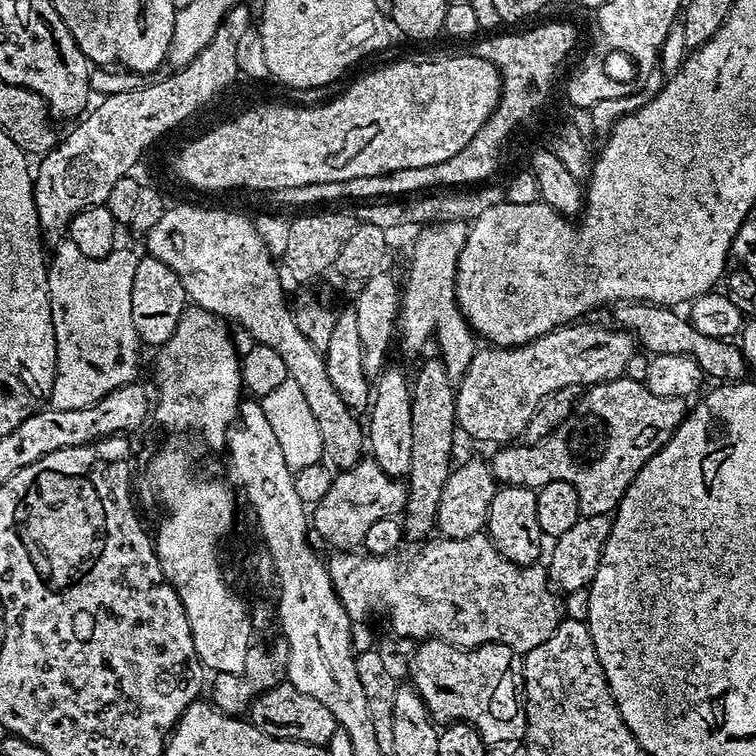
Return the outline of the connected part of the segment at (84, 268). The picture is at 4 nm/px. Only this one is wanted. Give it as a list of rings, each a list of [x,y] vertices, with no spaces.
[[[69,242],[57,243],[55,248],[56,253],[51,254],[48,264],[48,297],[56,335],[56,377],[52,383],[50,404],[58,410],[78,410],[137,379],[140,352],[136,349],[138,337],[130,314],[130,290],[134,286],[138,256],[121,246],[101,260],[84,256]]]

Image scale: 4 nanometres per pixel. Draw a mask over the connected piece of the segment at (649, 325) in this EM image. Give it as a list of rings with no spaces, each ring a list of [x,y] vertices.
[[[625,302],[619,305],[615,312],[617,324],[615,324],[615,327],[617,329],[625,328],[625,330],[620,330],[634,338],[635,343],[639,347],[641,344],[648,351],[648,354],[683,356],[691,361],[707,379],[709,376],[712,382],[736,382],[743,377],[740,375],[746,372],[746,365],[743,356],[740,355],[739,347],[736,347],[727,339],[712,338],[700,334],[691,327],[687,319],[676,320],[675,314],[672,313],[675,311],[671,307]]]

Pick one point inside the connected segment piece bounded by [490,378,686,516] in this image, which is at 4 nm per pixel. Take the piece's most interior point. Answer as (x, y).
(611, 432)

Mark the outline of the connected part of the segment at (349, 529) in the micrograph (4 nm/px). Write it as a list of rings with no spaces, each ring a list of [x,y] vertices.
[[[362,458],[354,467],[337,471],[326,498],[310,512],[310,528],[317,532],[332,550],[356,550],[363,545],[366,530],[382,518],[399,517],[404,511],[406,488],[399,479],[387,476],[370,458]]]

